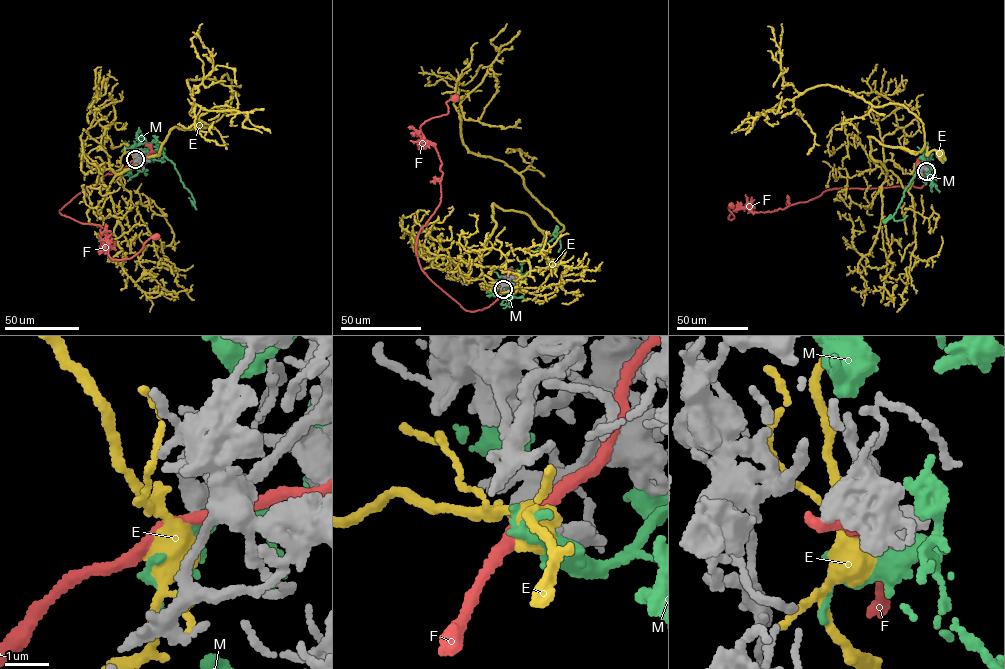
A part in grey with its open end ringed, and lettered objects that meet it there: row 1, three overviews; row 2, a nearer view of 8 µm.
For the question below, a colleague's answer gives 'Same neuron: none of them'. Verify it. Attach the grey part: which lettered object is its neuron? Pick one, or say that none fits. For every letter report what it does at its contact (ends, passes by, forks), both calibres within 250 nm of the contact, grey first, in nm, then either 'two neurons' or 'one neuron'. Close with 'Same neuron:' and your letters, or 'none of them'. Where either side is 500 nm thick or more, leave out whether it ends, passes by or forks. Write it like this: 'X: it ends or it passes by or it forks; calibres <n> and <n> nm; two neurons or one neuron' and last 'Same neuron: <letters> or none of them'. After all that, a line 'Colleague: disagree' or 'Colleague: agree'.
E: calibres 300 and 500 nm; two neurons
F: it passes by; calibres 320 and 240 nm; two neurons
M: it passes by; calibres 320 and 240 nm; two neurons
Same neuron: none of them
Colleague: agree

